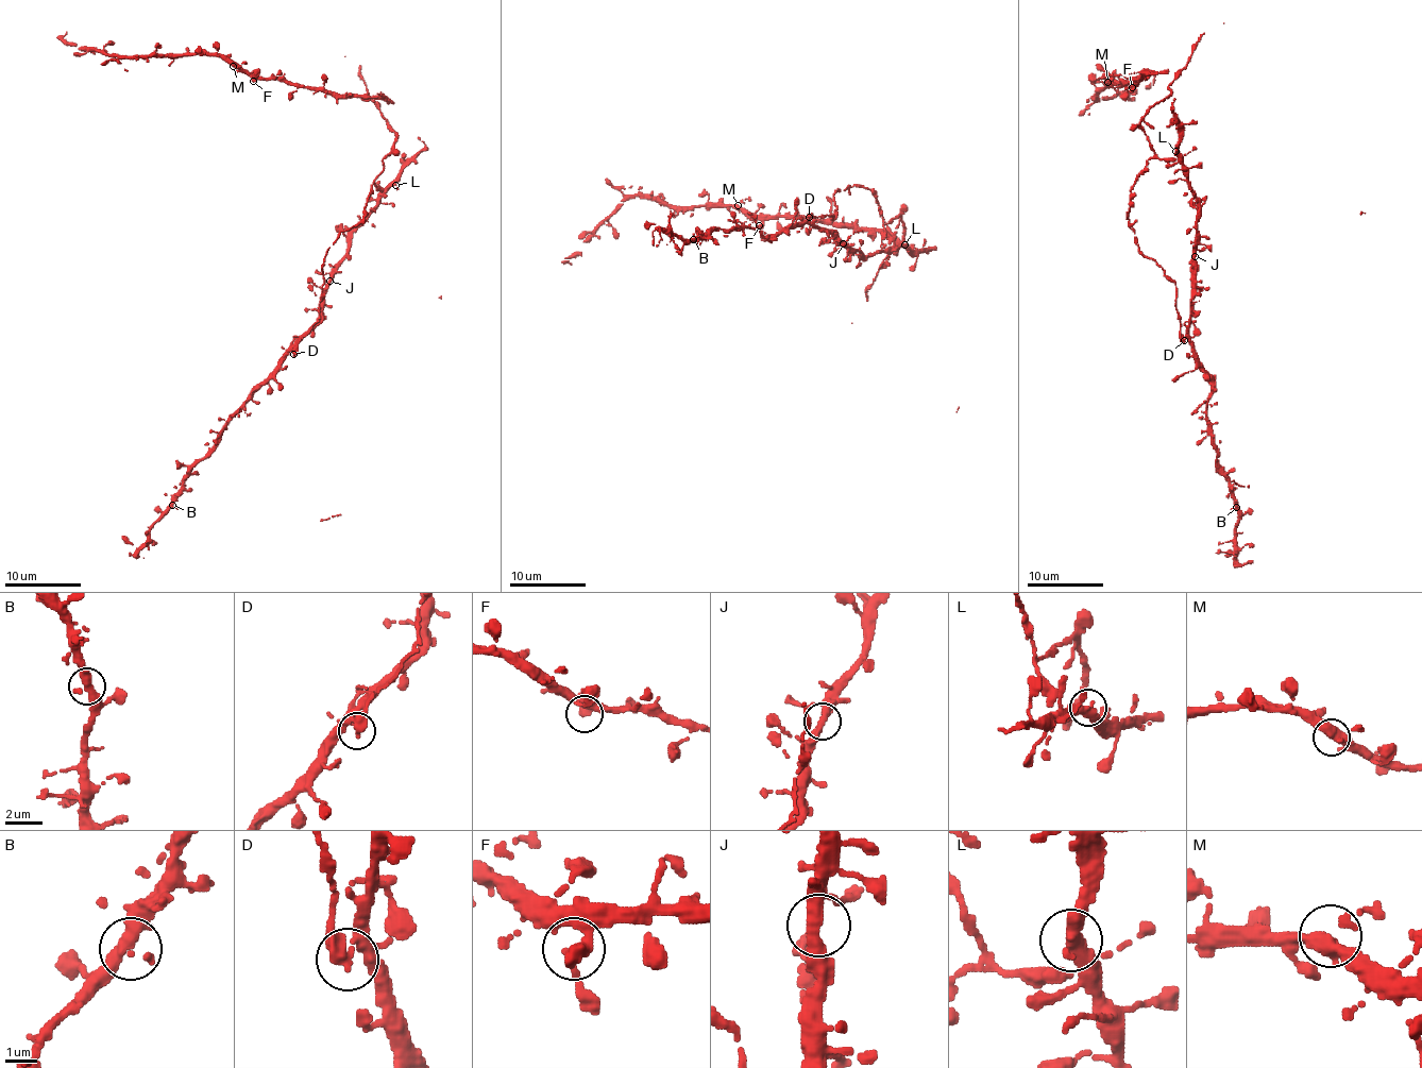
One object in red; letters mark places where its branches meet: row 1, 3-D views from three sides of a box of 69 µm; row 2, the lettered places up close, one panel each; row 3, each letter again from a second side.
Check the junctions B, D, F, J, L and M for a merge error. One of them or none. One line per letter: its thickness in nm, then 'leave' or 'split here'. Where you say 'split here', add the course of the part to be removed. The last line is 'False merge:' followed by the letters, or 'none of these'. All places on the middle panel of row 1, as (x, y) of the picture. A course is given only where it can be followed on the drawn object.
B: 400 nm thick; leave
D: 360 nm thick; split here
F: 360 nm thick; leave
J: 400 nm thick; leave
L: 400 nm thick; leave
M: 360 nm thick; leave
False merge: D

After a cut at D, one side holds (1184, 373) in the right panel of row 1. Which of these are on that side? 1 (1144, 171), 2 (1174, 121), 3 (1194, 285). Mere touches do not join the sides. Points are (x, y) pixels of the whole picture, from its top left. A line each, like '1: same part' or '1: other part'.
1: other part
2: same part
3: same part

